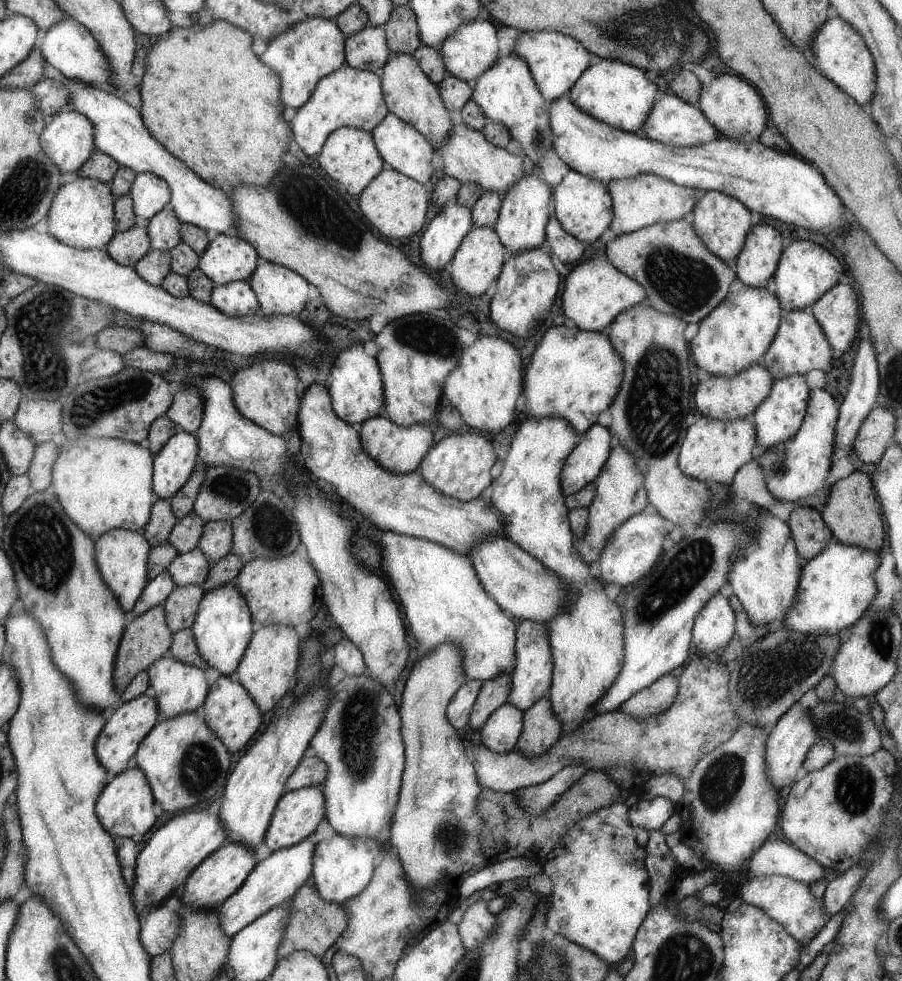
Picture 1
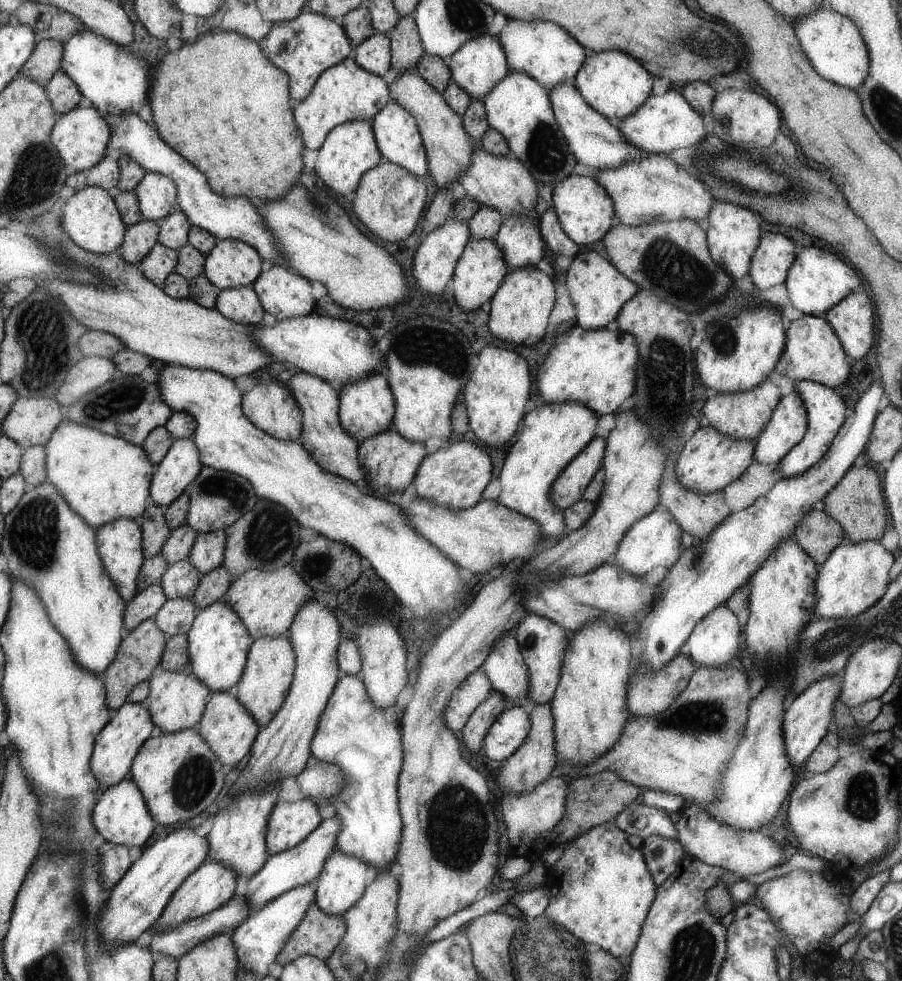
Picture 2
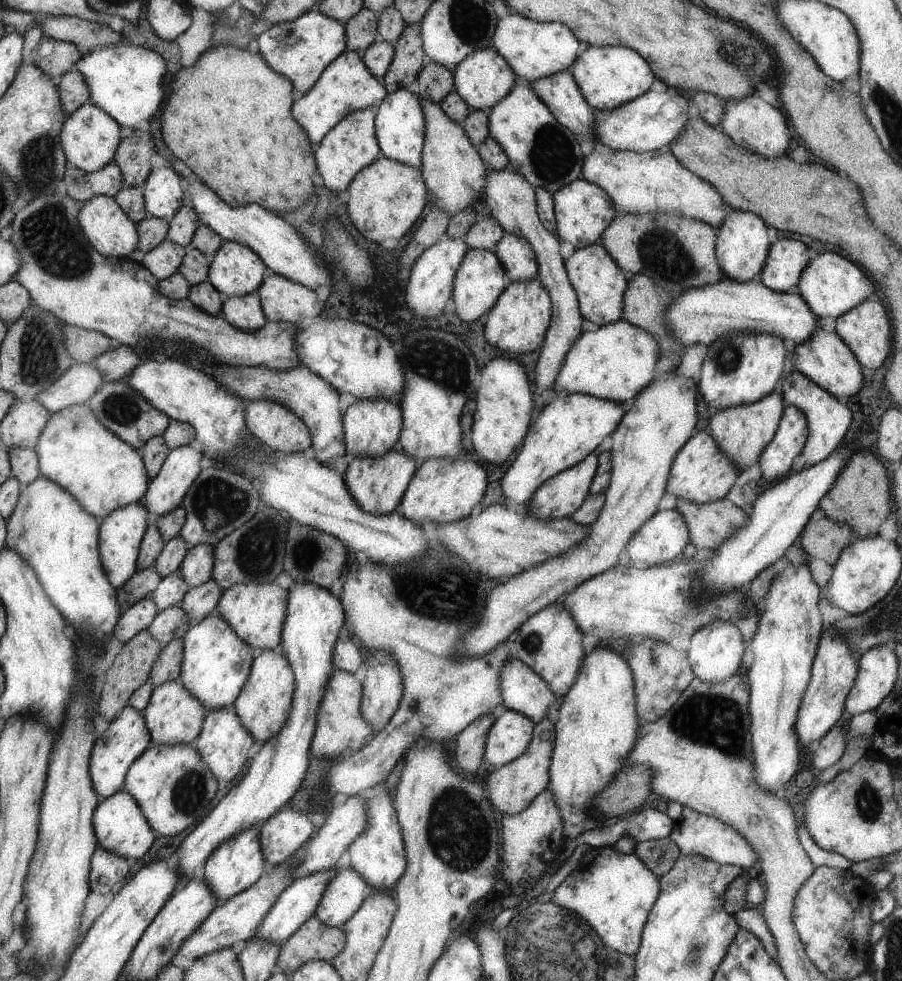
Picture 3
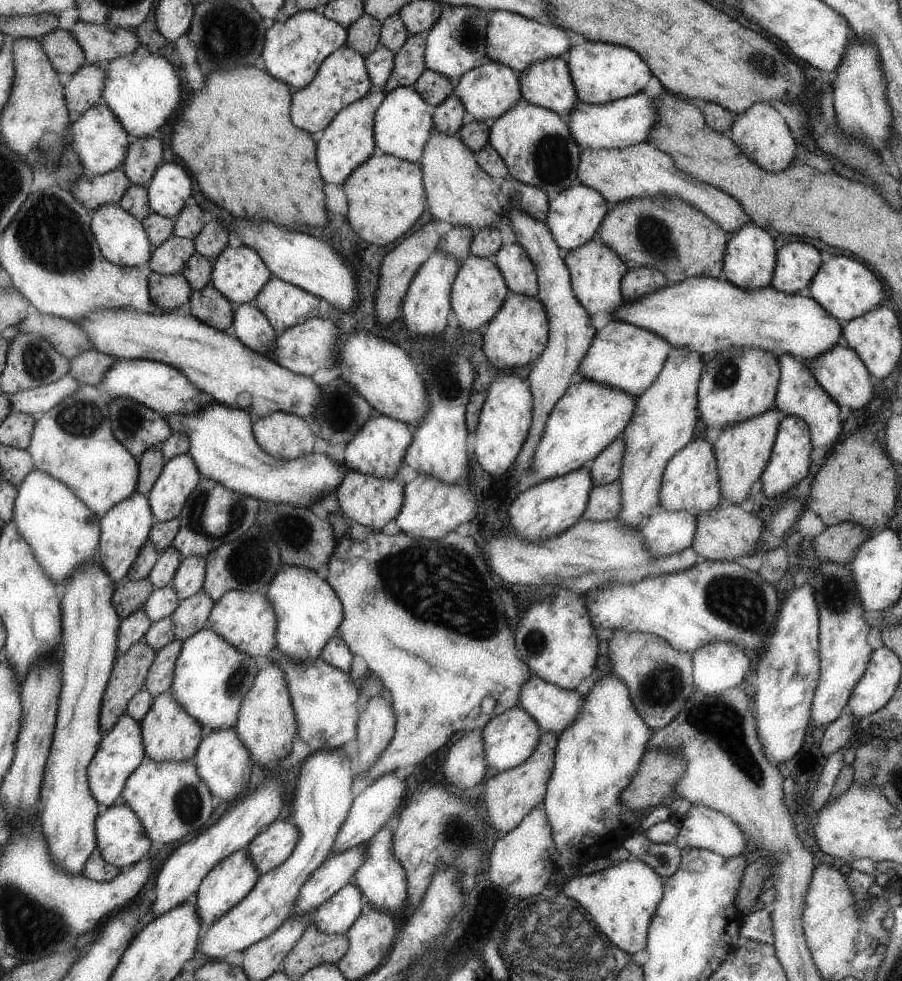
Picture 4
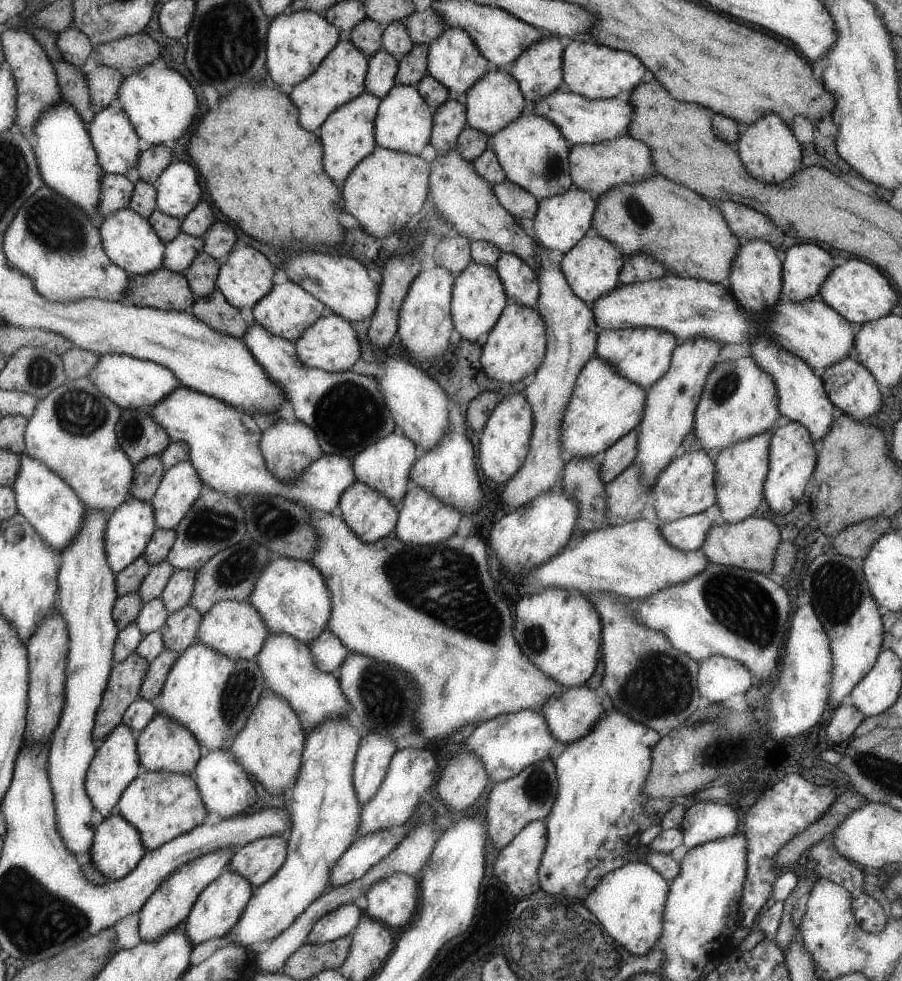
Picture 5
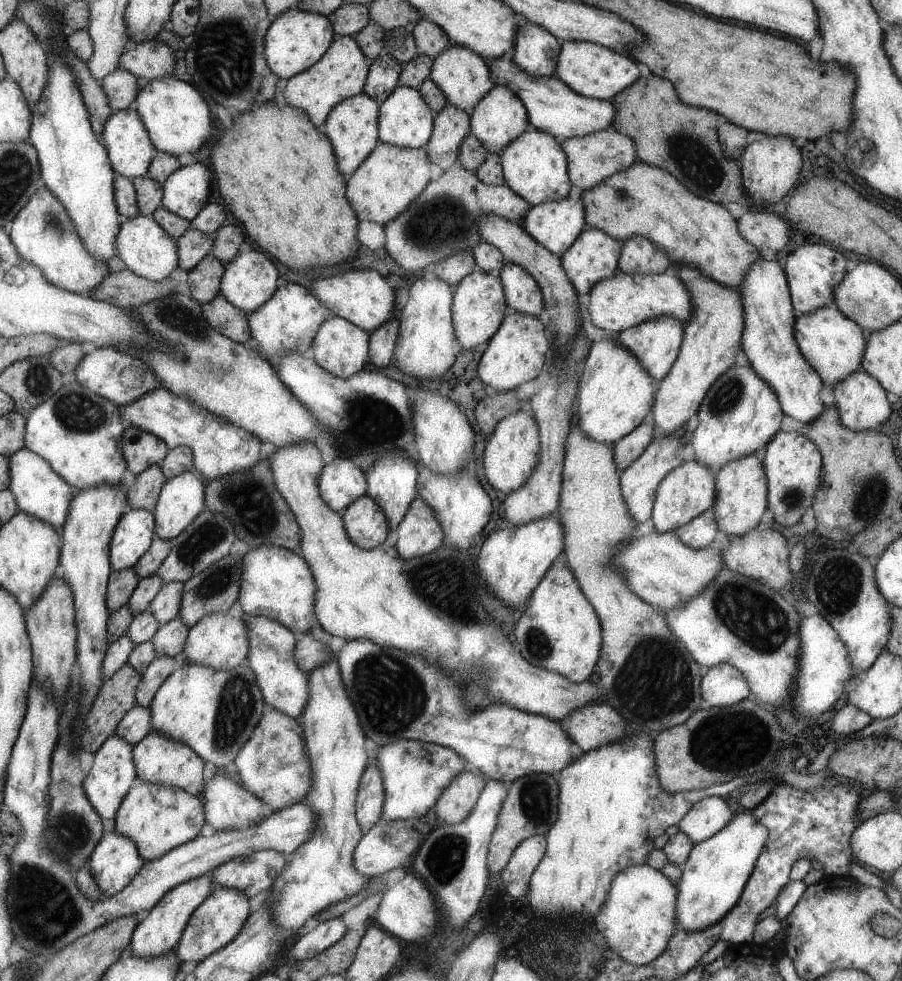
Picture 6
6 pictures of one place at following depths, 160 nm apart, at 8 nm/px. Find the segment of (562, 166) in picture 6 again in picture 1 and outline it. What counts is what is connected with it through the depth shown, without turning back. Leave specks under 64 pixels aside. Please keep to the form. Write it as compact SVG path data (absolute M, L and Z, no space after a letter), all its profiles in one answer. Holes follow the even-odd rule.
M511 52L506 56L500 56L496 64L475 81L476 104L488 119L507 126L507 129L511 130L512 138L520 142L524 154L532 160L532 164L538 164L546 156L546 152L550 152L553 142L551 124L548 124L548 116L544 110L546 102L528 63Z

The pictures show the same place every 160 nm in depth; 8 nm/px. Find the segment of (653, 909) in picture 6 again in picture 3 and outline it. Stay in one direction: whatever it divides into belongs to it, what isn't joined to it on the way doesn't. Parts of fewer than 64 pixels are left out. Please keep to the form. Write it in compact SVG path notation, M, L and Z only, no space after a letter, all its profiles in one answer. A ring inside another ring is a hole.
M614 847L590 848L583 856L578 866L568 874L565 880L555 889L554 902L562 908L567 908L580 915L600 935L606 950L635 956L640 948L643 926L650 910L654 906L658 895L662 892L659 878L646 868L646 865L634 854L621 854L614 851Z

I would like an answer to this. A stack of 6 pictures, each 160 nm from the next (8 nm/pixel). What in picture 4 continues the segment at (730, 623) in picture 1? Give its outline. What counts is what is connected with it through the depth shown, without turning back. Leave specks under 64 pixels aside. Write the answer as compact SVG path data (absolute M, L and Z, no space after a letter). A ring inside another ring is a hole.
M714 641L695 650L691 654L694 662L694 688L700 689L704 694L722 695L728 689L740 687L750 670L750 660L742 649L734 643Z

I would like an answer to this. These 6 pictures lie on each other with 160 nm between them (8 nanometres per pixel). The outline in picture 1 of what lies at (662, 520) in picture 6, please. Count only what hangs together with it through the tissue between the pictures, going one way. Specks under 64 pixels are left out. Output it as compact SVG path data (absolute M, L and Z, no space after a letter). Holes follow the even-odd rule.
M700 416L686 431L686 438L679 452L679 466L688 478L730 486L736 473L754 459L752 456L754 446L756 446L756 431L750 418L722 422Z

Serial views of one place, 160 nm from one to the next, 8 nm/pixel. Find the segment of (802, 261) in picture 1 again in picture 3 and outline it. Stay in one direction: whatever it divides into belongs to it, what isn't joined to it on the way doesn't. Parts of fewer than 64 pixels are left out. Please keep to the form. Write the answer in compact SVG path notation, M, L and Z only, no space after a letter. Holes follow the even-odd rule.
M818 254L804 269L799 280L800 294L819 318L840 318L855 306L863 303L872 292L876 292L874 282L850 260L838 254Z

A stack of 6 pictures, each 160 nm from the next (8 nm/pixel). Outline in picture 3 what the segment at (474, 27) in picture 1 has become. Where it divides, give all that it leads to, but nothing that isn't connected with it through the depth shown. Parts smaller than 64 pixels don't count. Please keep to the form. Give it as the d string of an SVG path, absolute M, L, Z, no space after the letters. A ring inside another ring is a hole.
M490 46L469 54L459 62L454 70L454 81L456 92L466 100L473 111L488 113L497 102L502 101L511 92L516 82L516 74L507 59Z

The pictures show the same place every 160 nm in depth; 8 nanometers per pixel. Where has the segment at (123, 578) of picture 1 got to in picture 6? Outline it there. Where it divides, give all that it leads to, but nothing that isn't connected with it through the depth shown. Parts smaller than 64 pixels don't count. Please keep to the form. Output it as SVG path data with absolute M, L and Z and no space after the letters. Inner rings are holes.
M132 509L124 513L111 538L110 559L114 571L132 569L155 540L153 511Z

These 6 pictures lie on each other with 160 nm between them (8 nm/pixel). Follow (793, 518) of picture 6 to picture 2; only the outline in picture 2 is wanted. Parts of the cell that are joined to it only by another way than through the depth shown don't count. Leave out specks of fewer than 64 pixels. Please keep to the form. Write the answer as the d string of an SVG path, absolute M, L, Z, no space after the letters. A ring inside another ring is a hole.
M795 390L776 405L771 420L755 440L754 457L760 464L780 464L803 440L806 430L806 406Z

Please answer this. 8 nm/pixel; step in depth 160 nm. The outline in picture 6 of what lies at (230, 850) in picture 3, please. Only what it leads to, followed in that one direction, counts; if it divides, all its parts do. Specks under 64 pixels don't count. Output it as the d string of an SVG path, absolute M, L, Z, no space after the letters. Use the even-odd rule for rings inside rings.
M215 886L211 896L202 902L190 916L179 944L176 945L176 956L182 962L199 963L216 951L223 949L229 942L234 941L251 914L248 900L249 898L244 892Z

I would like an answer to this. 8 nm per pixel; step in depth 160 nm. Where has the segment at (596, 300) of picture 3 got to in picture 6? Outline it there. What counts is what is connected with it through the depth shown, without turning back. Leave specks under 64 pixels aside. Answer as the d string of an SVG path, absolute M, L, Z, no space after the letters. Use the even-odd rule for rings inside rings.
M586 226L583 232L579 234L575 244L560 258L562 258L564 270L567 271L568 278L574 283L575 289L580 294L588 294L600 281L614 277L614 274L619 271L622 248L623 241L620 239L612 238L603 230Z

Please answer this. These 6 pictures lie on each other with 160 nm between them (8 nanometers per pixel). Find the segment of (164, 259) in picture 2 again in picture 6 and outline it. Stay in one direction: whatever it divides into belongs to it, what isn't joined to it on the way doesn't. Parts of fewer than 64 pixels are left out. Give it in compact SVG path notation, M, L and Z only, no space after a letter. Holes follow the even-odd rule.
M190 228L178 240L179 267L192 270L214 248L214 237Z

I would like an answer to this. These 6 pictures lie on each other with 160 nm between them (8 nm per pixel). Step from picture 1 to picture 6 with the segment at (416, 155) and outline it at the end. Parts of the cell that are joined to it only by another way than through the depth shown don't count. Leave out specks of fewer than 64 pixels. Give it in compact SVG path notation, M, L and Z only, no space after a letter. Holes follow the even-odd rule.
M412 87L396 88L395 92L379 105L378 127L380 142L409 149L419 149L431 140L430 136L434 136L430 107L420 91Z

